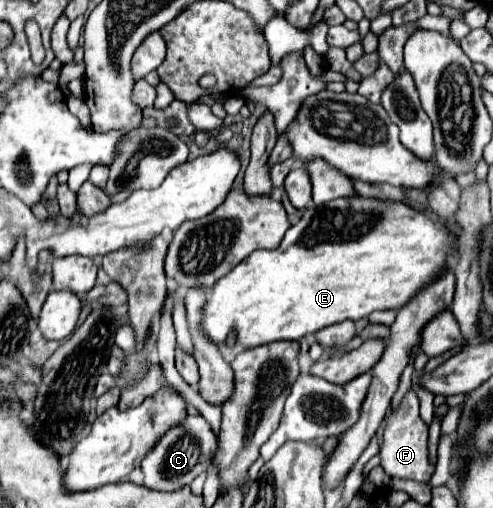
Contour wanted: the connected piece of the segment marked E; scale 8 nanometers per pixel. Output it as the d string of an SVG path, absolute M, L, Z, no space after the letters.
M352 197L310 207L304 211L302 219L286 231L278 249L250 253L246 261L216 281L202 307L200 329L212 343L224 343L228 335L234 333L238 345L252 349L282 339L298 341L334 323L368 317L376 309L400 309L424 285L436 279L456 247L454 243L454 227L446 229L434 223L424 211L402 203Z

